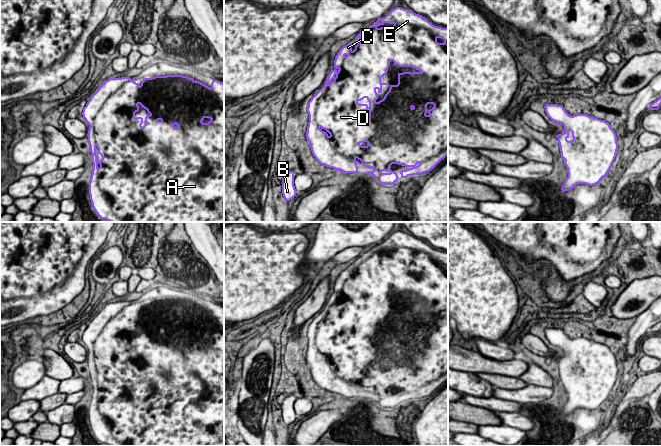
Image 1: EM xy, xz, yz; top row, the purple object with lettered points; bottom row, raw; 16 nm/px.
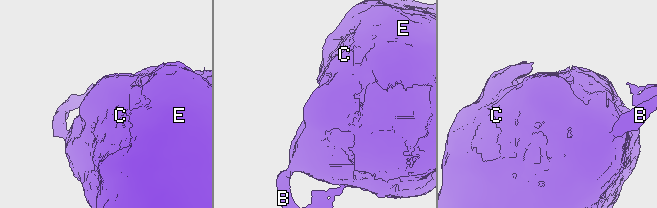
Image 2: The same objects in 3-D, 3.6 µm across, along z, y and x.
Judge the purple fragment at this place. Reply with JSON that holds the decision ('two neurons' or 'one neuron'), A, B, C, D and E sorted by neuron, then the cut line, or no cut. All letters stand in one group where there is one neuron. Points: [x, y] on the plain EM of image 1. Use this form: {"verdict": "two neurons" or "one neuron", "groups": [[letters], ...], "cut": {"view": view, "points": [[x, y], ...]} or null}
{"verdict": "one neuron", "groups": [["A", "B", "C", "D", "E"]], "cut": null}

